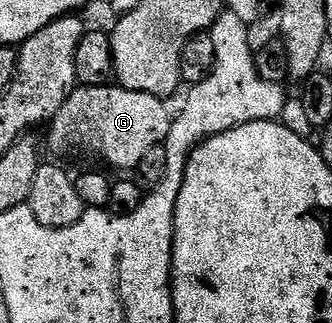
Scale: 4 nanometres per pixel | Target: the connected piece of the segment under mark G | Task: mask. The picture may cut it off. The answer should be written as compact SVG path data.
M120 85L78 86L49 125L53 152L71 155L81 151L101 157L111 166L134 170L148 149L162 146L173 120L168 104L153 94L135 93Z

